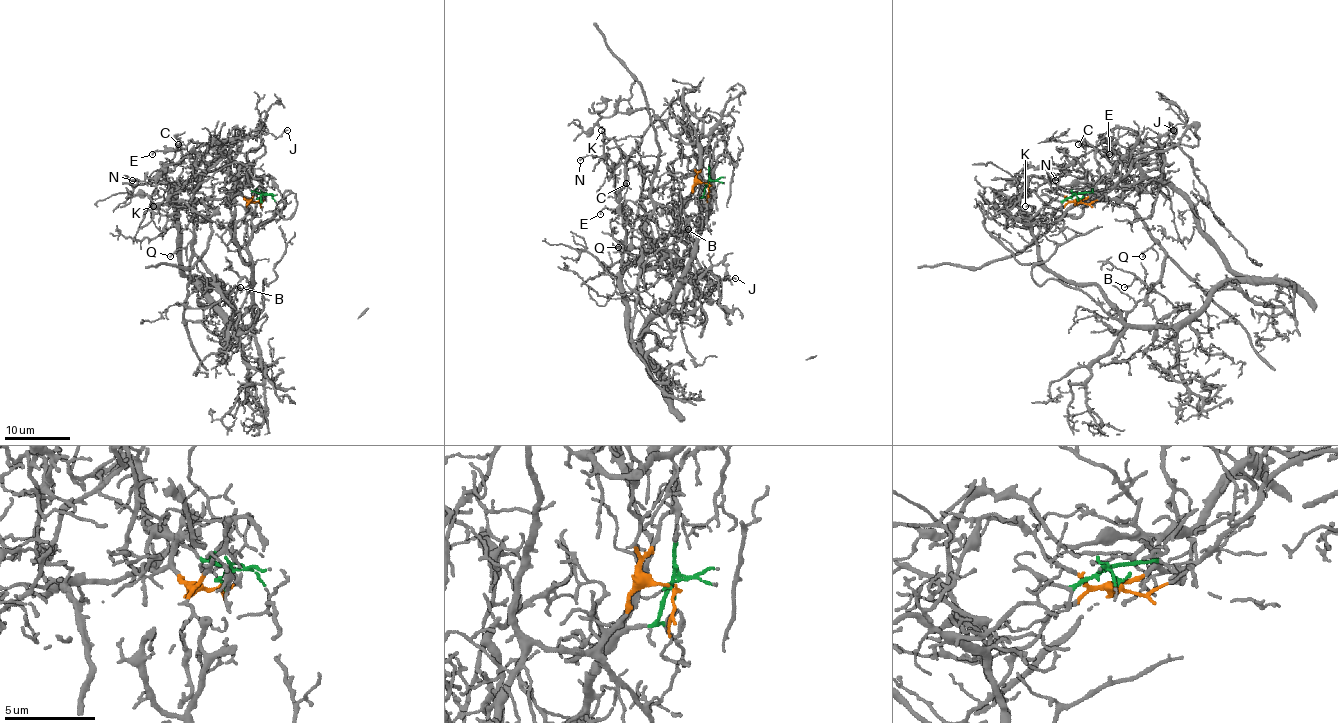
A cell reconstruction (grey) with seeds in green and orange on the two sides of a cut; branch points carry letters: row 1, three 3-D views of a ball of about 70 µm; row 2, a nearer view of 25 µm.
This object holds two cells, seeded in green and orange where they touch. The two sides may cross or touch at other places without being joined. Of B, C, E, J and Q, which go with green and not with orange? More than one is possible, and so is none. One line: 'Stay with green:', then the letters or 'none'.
Stay with green: J

